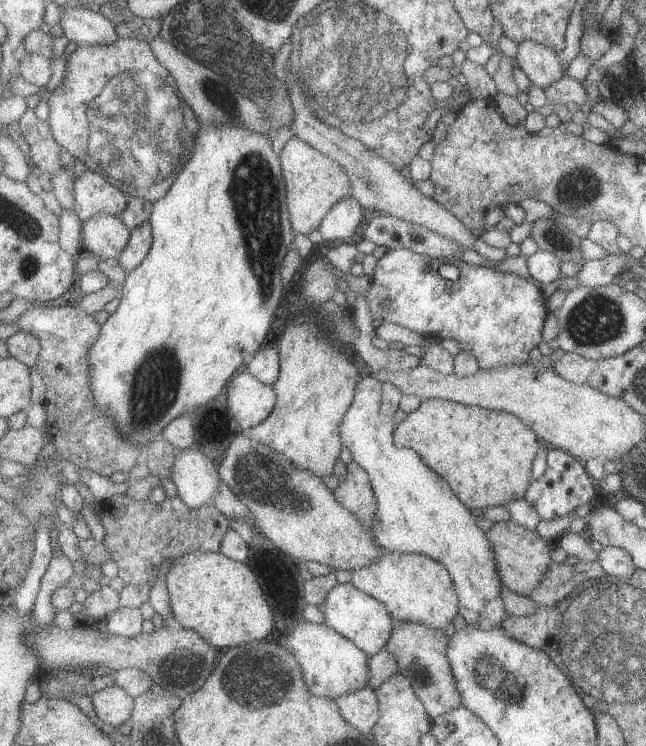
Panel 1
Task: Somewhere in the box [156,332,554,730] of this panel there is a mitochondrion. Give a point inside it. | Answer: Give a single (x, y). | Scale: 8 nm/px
(254, 680)

